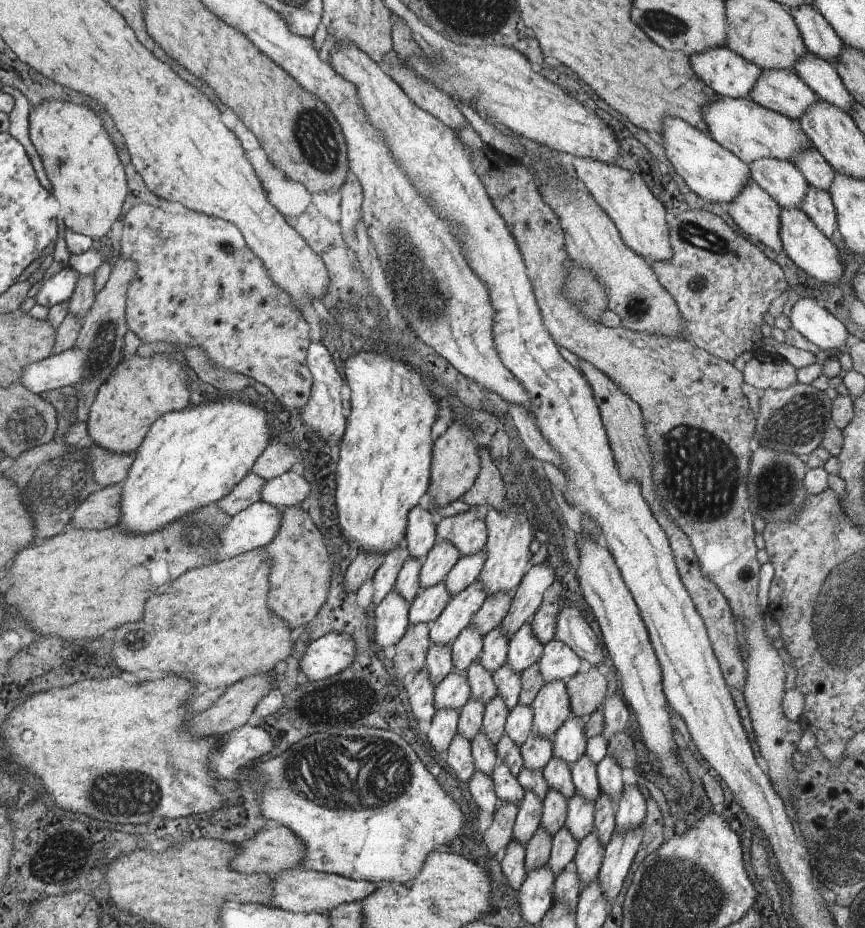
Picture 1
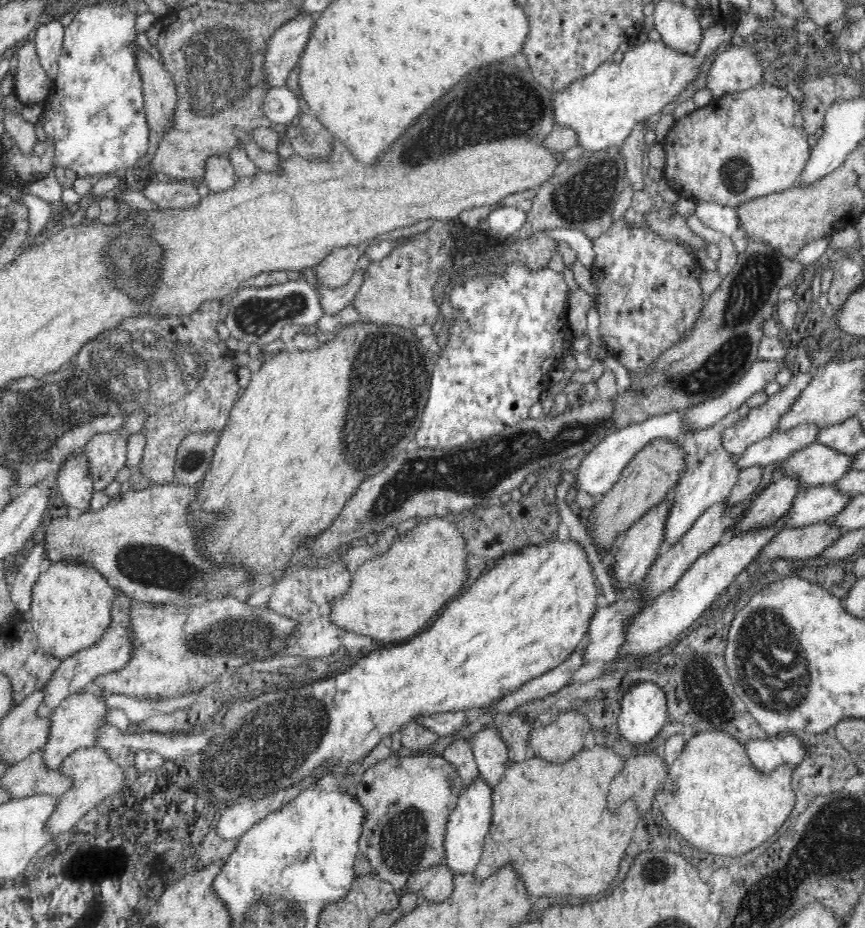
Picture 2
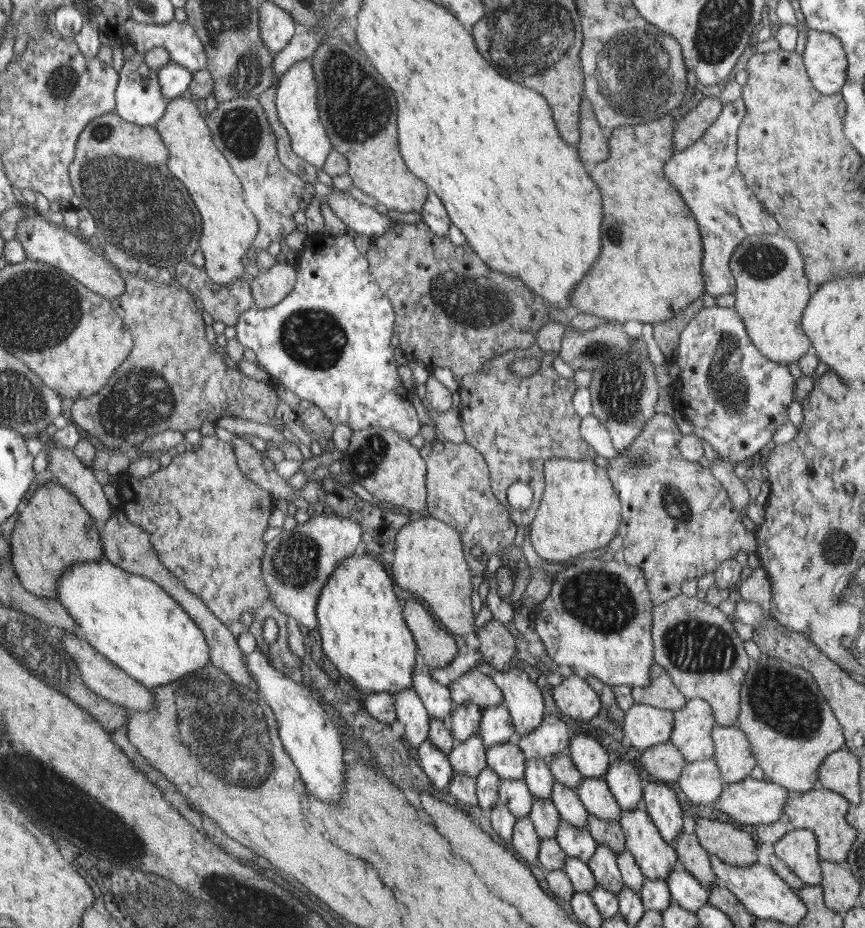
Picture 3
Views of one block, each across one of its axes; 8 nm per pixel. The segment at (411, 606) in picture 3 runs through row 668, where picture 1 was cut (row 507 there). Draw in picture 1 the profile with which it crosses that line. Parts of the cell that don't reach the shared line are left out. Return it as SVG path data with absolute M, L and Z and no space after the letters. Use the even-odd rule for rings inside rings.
M452 421L442 436L436 440L435 456L432 463L432 482L426 506L438 508L461 499L475 484L479 476L480 458L478 458L477 438L464 421Z

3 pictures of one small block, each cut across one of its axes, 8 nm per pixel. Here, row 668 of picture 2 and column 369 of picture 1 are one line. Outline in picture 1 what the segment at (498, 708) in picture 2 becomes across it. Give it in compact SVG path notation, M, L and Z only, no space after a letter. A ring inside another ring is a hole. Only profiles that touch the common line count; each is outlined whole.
M358 551L345 574L345 592L356 592L368 578L375 575L384 559L385 555L378 551L371 553Z

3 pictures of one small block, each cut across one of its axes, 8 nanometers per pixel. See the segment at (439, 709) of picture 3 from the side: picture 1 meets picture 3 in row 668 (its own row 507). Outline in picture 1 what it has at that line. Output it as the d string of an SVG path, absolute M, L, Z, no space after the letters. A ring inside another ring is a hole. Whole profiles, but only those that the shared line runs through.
M426 505L415 508L408 515L407 547L409 556L424 560L428 551L438 541L438 525Z

